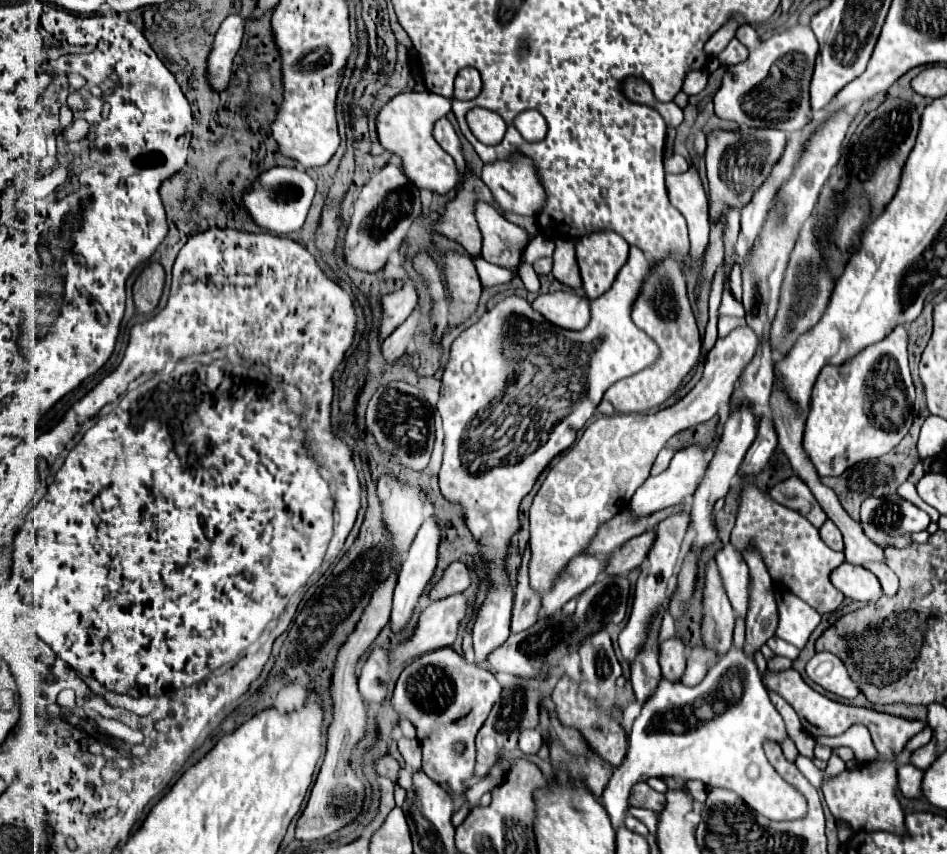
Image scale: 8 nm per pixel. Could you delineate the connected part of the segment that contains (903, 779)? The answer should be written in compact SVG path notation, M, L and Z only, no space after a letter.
M910 763L898 767L898 789L902 791L904 797L908 797L908 799L920 797L920 793L922 793L922 789L920 789L922 775L924 773L920 769L912 767Z

